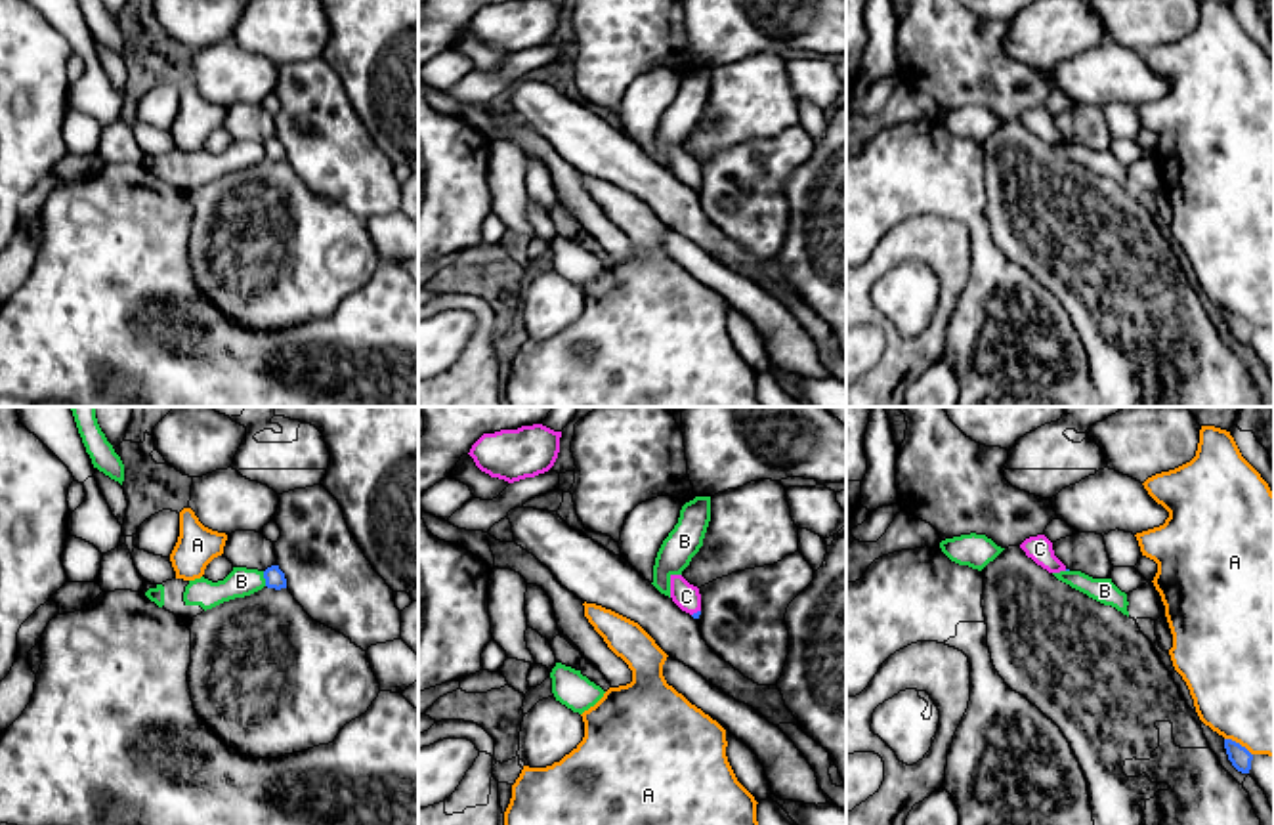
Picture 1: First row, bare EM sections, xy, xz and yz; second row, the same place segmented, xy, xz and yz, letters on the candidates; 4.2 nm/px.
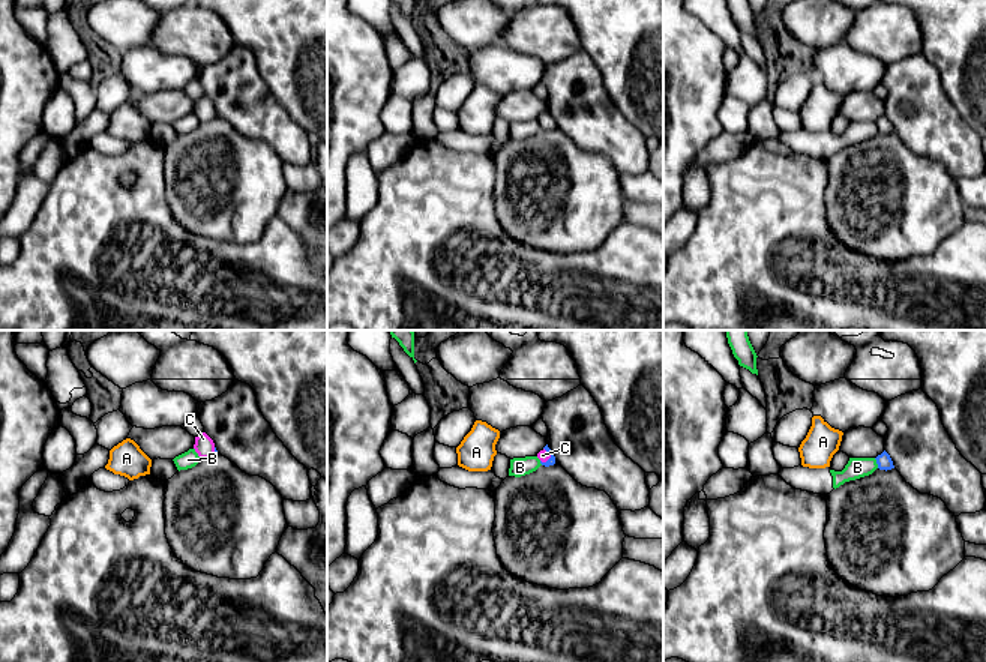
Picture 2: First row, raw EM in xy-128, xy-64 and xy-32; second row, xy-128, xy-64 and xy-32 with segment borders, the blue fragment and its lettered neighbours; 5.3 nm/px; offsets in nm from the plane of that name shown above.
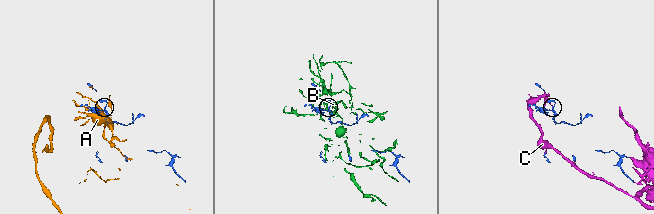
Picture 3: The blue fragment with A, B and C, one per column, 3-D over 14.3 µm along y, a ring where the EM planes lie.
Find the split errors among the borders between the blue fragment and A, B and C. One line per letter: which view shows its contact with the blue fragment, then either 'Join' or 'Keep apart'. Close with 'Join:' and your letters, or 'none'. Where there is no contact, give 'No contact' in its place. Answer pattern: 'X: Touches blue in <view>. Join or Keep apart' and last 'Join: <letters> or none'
A: Touches blue in yz. Keep apart
B: Touches blue in xy. Keep apart
C: Touches blue in xz. Join
Join: C

